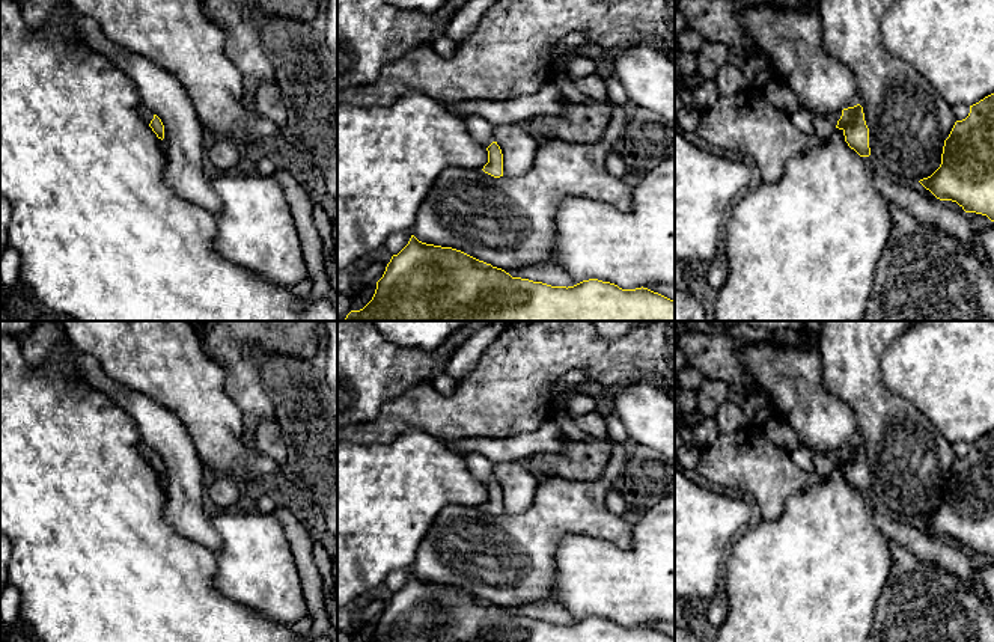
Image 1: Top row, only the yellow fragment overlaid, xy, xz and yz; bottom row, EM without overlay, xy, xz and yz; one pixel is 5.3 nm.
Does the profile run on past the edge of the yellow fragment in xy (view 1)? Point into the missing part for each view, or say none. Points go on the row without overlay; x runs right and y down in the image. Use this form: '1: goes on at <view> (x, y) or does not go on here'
1: goes on at xy (146, 451)

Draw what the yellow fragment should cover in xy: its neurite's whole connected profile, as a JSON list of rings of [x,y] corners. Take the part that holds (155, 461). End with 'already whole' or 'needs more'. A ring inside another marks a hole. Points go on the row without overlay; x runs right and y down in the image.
[[[142,445],[142,455],[145,457],[145,460],[149,461],[149,464],[157,472],[157,475],[163,478],[164,476],[164,463],[163,463],[161,457],[146,445]]]; needs more

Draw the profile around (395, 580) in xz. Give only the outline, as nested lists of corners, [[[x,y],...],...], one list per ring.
[[[396,570],[387,574],[384,583],[389,588],[389,591],[398,592],[410,579],[411,570]]]

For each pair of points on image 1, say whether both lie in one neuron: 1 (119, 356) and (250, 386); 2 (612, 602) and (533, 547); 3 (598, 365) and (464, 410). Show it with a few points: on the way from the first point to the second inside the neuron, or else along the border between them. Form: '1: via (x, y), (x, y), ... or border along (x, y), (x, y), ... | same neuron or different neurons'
1: border along (205, 350), (223, 371), (225, 392), (241, 412) | different neurons
2: border along (577, 534), (568, 534), (557, 546), (553, 599) | different neurons
3: via (565, 359), (533, 359), (497, 395) | same neuron

